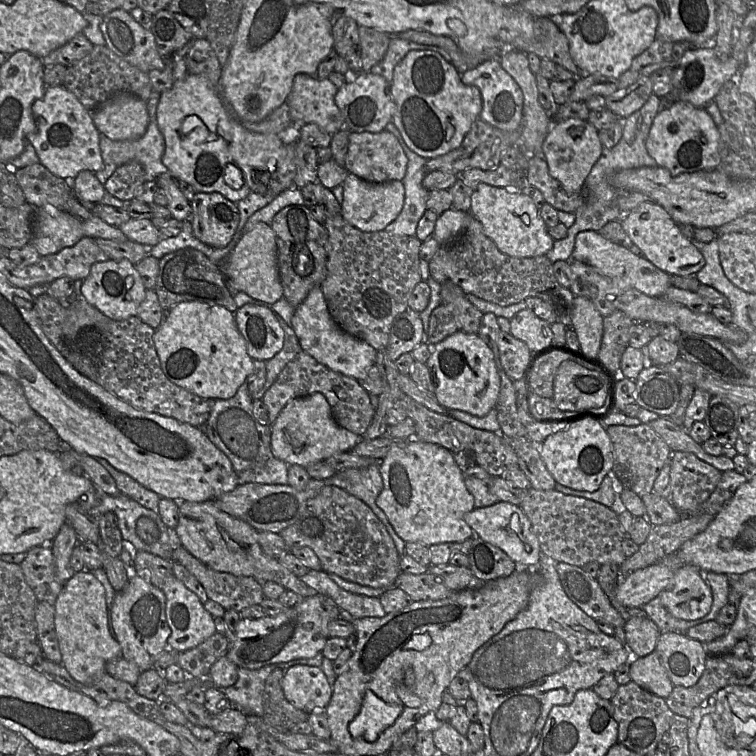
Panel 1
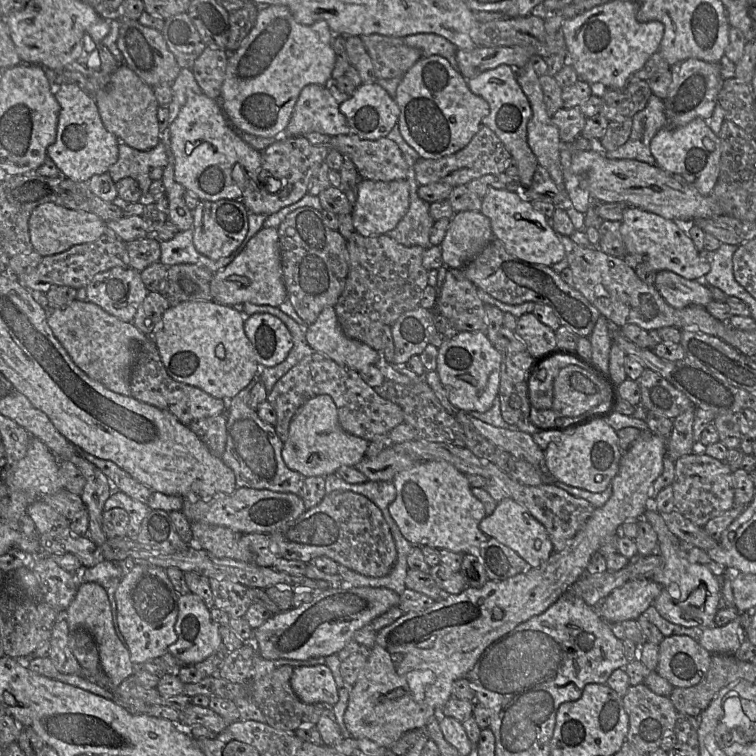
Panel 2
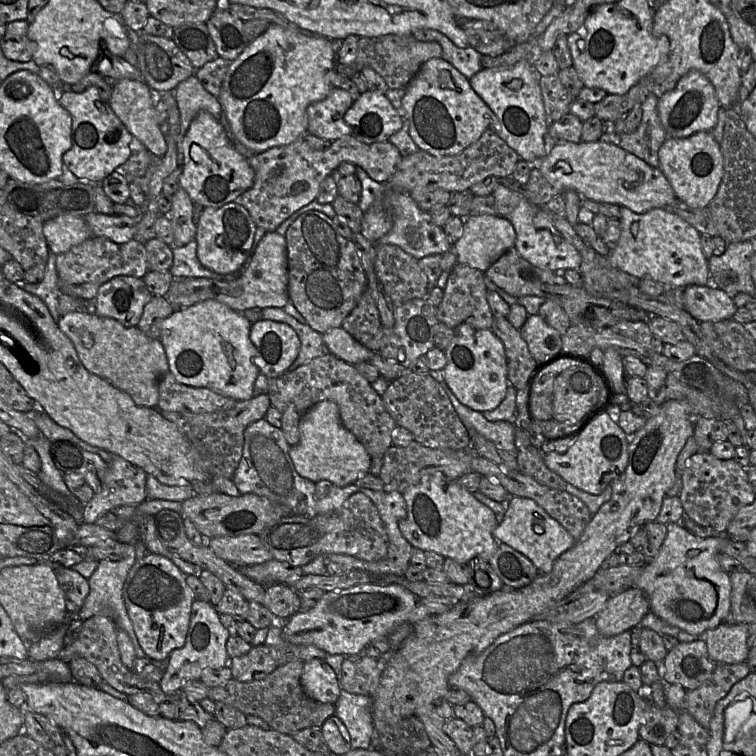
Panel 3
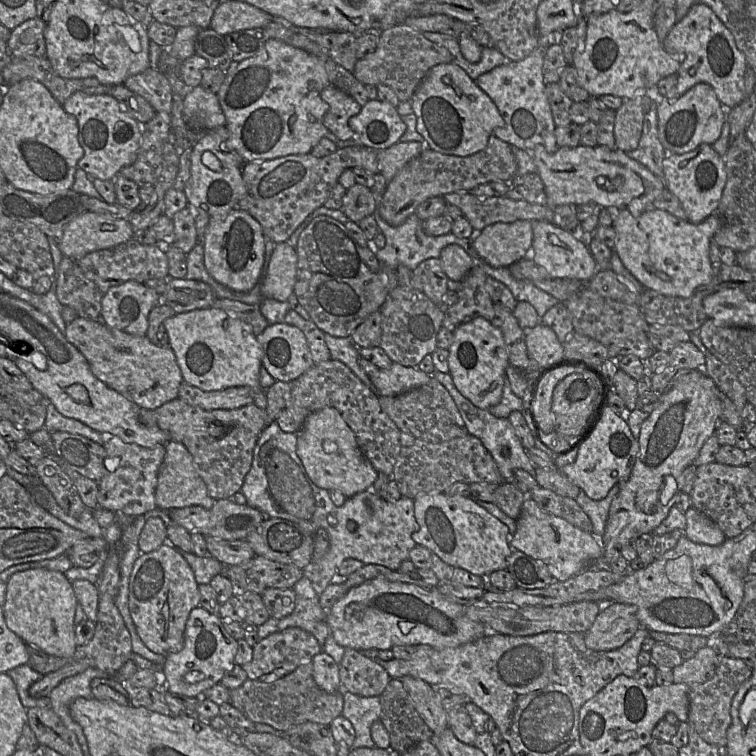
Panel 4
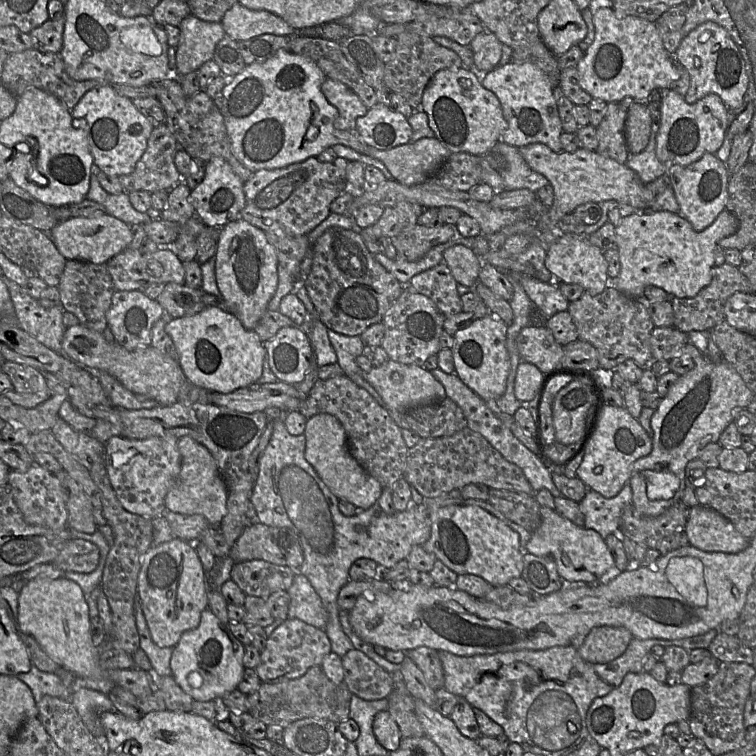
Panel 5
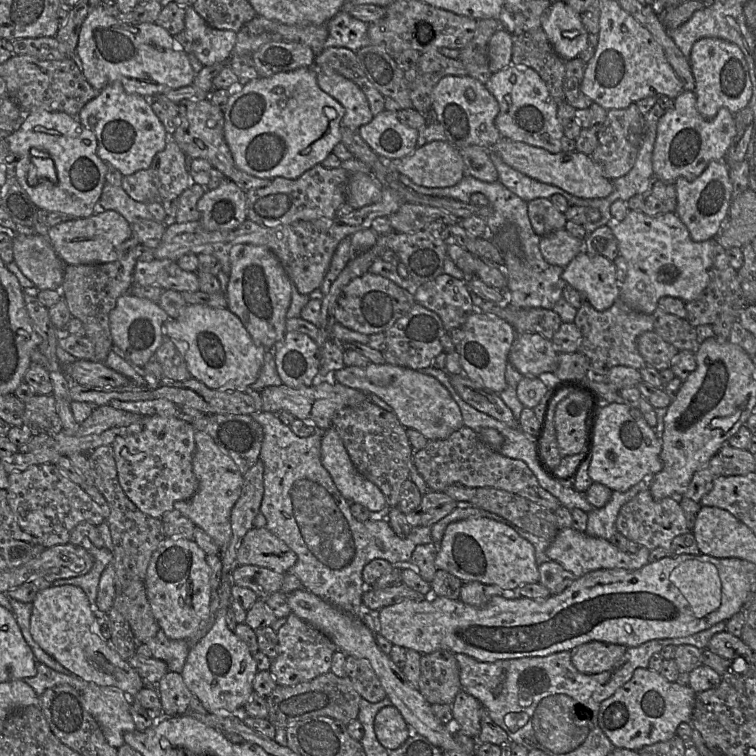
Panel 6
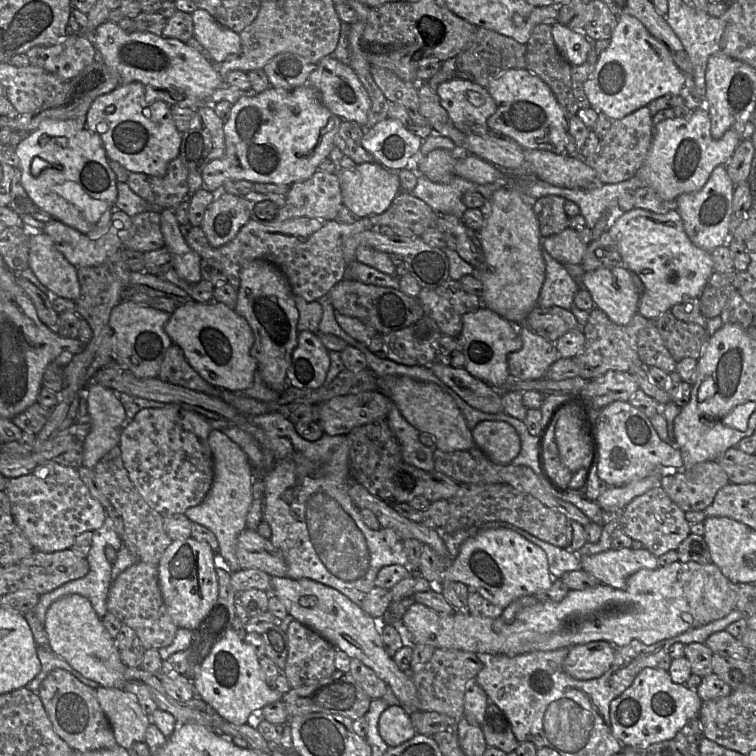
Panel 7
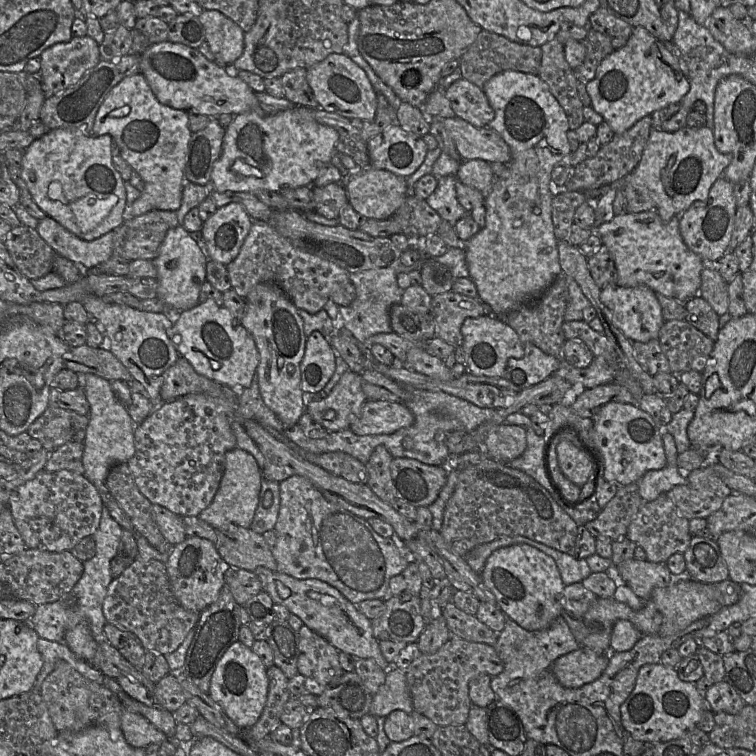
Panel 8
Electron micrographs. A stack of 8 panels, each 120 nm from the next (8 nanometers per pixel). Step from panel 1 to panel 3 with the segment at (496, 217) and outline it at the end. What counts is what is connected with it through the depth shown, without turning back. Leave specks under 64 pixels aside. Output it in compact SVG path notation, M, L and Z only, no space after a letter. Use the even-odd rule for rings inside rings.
M501 183L495 186L492 195L499 216L506 218L514 226L516 232L514 248L525 260L536 267L556 273L568 269L579 270L582 263L581 254L554 227L544 207L530 203L523 195Z

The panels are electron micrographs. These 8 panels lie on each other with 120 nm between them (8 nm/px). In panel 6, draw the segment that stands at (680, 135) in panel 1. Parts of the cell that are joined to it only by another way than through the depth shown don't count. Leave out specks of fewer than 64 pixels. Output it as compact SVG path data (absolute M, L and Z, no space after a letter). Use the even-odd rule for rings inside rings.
M712 160L703 173L693 181L679 177L674 182L677 193L676 214L689 230L696 242L714 239L728 220L732 202L732 182L729 167L723 161Z

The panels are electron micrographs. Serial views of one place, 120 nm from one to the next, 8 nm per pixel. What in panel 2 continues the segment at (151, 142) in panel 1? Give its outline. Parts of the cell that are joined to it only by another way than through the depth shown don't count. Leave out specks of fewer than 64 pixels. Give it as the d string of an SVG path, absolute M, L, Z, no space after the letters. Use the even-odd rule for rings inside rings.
M160 141L150 150L137 150L123 142L118 144L119 155L108 174L116 183L122 178L135 179L142 191L141 202L154 201L149 197L149 187L152 183L150 172L155 167L165 167L168 164L168 155L164 144Z

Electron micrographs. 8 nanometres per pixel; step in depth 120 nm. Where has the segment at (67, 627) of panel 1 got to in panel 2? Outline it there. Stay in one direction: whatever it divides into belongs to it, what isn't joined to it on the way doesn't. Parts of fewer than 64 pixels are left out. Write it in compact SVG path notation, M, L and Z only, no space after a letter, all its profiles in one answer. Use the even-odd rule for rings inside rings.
M95 582L79 584L73 601L64 612L64 618L70 633L86 630L93 636L98 647L101 667L109 678L111 687L119 686L124 680L134 675L136 667L140 667L132 663L125 640L122 642L116 634L108 594L100 584Z

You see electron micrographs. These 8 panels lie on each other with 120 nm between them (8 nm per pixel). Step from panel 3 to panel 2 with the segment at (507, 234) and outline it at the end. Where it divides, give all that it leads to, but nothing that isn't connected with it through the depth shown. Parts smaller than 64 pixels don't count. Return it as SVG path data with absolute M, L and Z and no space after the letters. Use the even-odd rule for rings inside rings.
M480 211L457 212L440 244L444 266L462 268L495 238L488 217Z

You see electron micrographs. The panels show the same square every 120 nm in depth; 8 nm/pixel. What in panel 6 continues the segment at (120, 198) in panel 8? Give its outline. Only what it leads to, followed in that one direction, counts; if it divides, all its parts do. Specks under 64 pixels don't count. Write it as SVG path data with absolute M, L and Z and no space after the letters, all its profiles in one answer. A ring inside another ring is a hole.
M37 110L26 112L19 128L11 132L7 139L9 149L16 157L15 176L20 186L39 209L60 212L69 215L72 219L86 218L97 212L98 202L106 183L105 175L108 163L101 160L97 155L97 139L94 133L83 126L76 117L58 111ZM32 148L47 152L54 161L57 172L56 182L44 179L40 180L35 186L28 184L27 175Z

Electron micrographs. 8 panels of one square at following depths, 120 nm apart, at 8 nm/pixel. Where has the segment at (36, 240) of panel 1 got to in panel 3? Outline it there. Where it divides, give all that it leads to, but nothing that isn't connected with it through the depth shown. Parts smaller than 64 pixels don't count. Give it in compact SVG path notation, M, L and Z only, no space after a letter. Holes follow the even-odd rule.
M62 215L43 223L43 234L50 252L59 255L93 235L84 217Z

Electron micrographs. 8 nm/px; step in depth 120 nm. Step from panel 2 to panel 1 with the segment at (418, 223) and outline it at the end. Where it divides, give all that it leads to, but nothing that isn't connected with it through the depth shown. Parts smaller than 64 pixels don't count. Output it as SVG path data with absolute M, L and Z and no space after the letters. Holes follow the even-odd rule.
M392 121L386 125L385 130L397 139L408 162L406 174L402 180L405 190L403 208L398 217L384 230L392 235L415 236L418 222L428 209L426 202L429 191L422 185L422 181L427 173L427 159L415 154L408 148Z

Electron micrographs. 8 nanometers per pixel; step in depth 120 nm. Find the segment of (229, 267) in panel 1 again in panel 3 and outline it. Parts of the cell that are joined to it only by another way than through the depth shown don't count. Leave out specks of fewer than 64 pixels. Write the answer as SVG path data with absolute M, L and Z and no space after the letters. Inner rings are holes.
M276 231L266 232L245 265L232 280L208 278L174 278L163 296L174 308L183 310L206 300L221 302L237 312L251 308L283 308L290 300L288 295L287 245L283 235Z

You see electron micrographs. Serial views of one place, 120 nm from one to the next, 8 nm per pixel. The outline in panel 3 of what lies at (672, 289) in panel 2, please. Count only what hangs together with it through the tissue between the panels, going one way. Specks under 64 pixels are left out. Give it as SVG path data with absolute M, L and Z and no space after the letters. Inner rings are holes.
M689 285L683 300L684 309L699 322L732 319L737 311L733 298L715 286Z

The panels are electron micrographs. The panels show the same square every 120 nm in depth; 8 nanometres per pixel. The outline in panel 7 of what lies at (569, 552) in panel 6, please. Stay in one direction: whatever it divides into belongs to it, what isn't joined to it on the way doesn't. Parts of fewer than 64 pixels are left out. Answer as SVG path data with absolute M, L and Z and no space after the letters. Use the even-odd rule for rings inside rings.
M646 548L609 549L595 555L580 557L581 569L595 576L601 583L625 589L629 576L640 569L656 569L658 561Z

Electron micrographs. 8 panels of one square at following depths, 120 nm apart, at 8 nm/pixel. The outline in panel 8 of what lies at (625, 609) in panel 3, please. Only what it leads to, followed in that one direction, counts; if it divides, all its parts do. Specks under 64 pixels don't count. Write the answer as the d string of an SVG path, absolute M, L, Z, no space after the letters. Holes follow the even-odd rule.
M581 646L556 659L551 671L564 687L579 688L598 679L609 664L609 654L598 654Z

